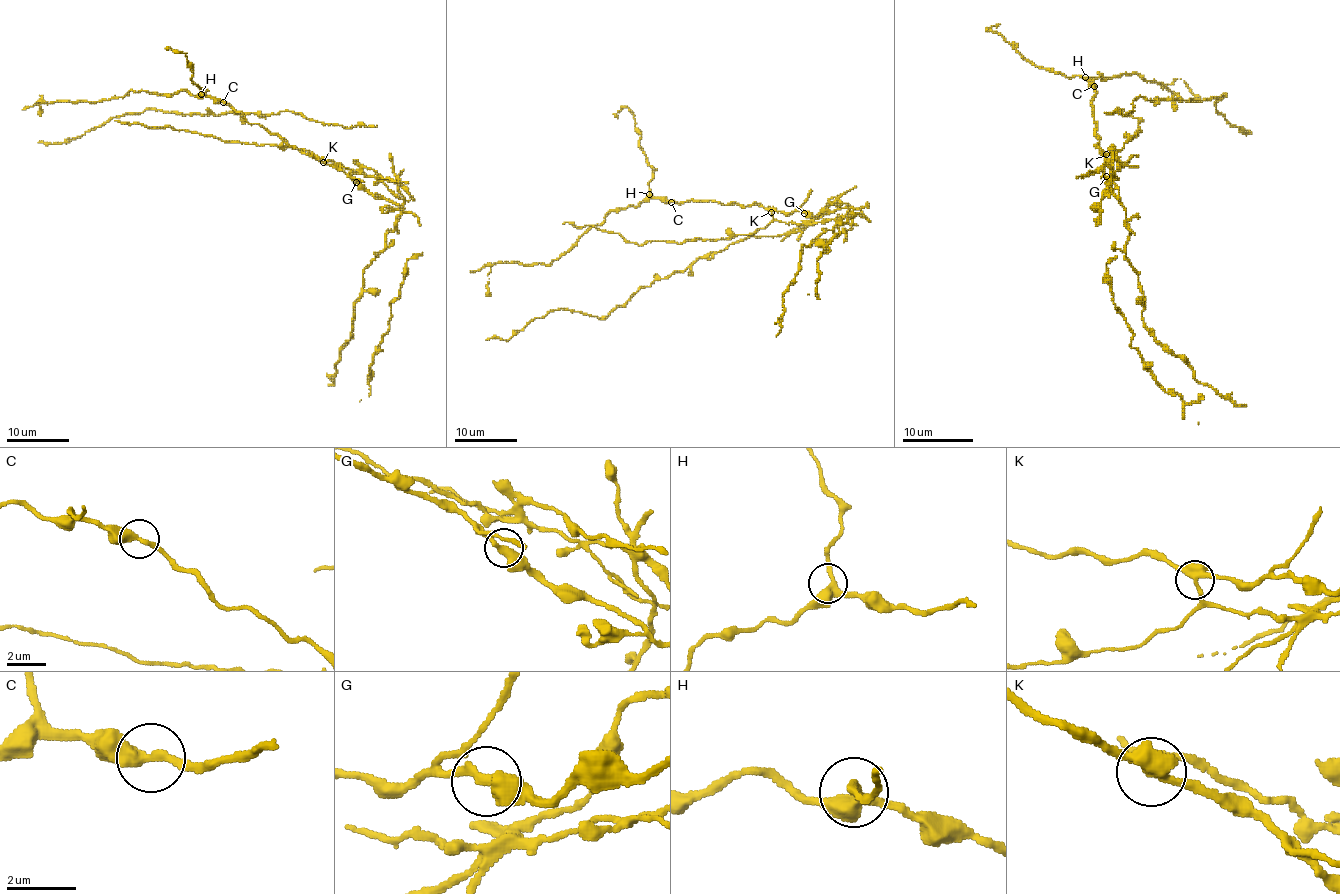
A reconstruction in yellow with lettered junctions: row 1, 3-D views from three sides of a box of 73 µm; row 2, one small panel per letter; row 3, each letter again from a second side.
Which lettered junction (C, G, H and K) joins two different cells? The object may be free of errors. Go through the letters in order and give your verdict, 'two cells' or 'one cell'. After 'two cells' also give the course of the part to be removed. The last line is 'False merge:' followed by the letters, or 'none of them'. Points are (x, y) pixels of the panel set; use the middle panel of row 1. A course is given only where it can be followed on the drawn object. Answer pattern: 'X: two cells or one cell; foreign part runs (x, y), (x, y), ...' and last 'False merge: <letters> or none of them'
C: one cell
G: one cell
H: one cell
K: two cells
False merge: K

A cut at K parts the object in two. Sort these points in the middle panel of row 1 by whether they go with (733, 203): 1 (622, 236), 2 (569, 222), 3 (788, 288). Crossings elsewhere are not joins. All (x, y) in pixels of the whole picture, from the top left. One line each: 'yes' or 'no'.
1: no
2: no
3: no

